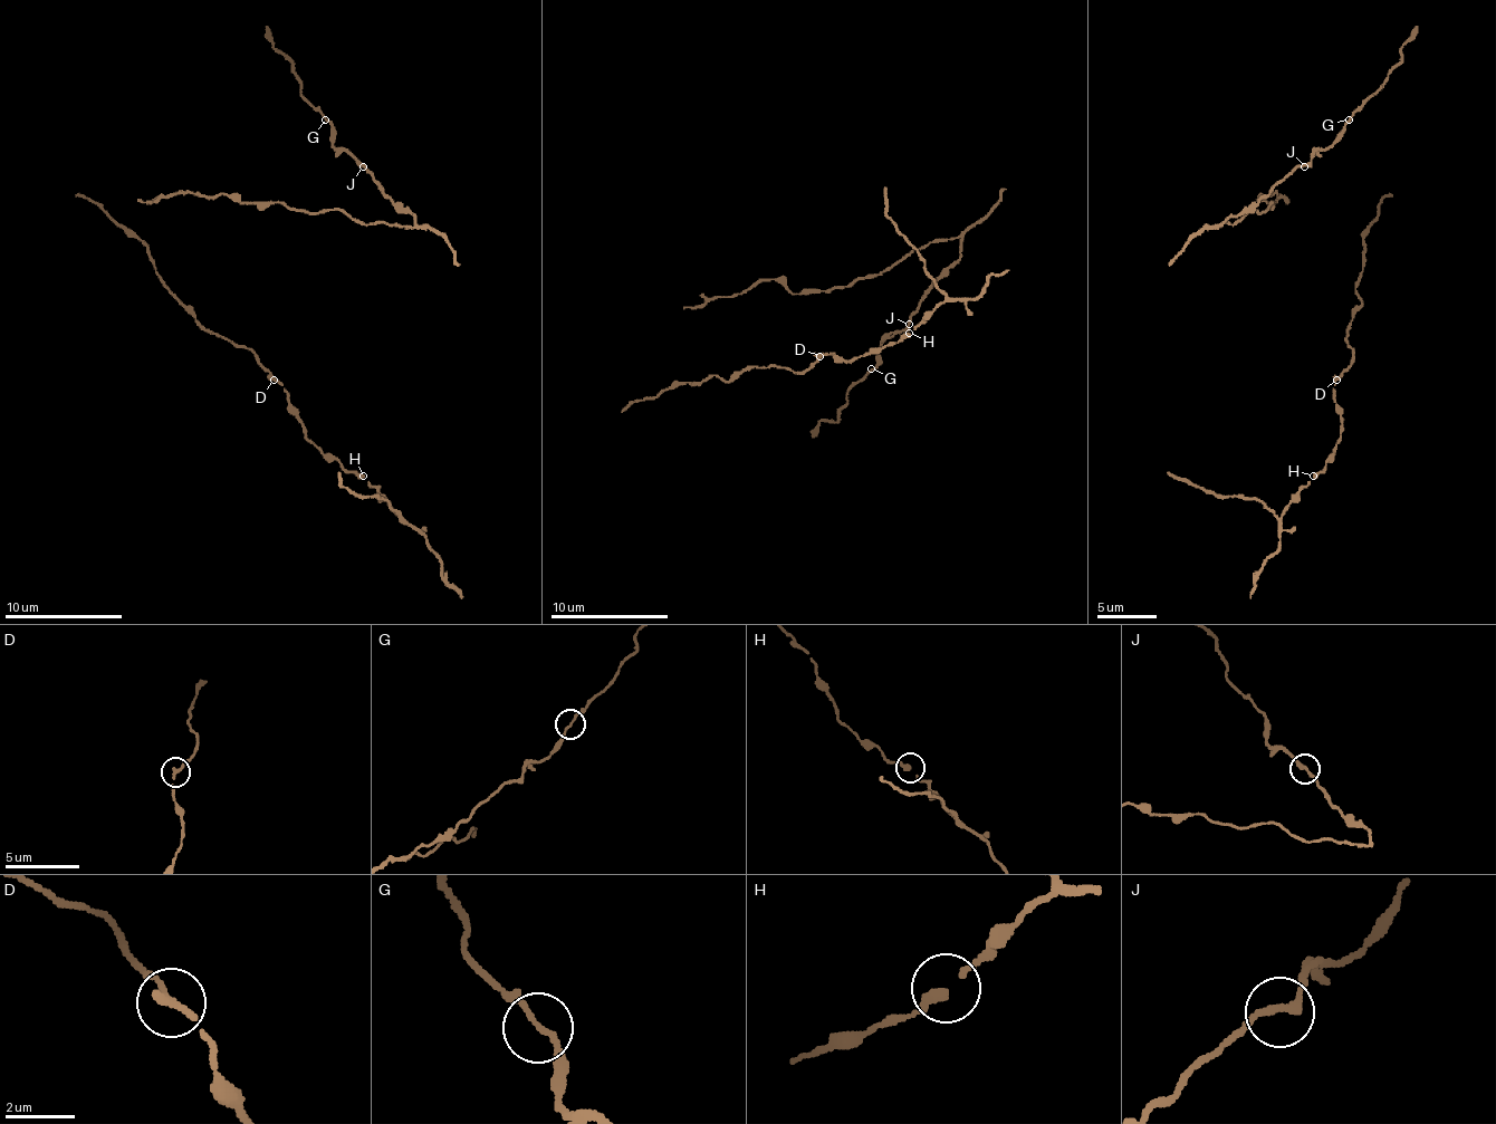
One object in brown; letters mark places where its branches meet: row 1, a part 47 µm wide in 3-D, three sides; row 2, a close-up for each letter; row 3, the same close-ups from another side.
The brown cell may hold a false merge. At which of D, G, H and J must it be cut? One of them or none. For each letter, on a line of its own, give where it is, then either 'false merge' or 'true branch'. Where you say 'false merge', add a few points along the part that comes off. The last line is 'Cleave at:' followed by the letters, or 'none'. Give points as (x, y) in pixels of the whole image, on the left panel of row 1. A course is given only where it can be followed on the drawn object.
D: place (274, 380); true branch
G: place (325, 119); true branch
H: place (363, 476); true branch
J: place (363, 166); true branch
Cleave at: none

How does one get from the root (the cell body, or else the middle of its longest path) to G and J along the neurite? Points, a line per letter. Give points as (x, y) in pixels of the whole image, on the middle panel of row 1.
G: (690, 309), (764, 279), (779, 279), (794, 295), (853, 286), (932, 241), (956, 238), (959, 259), (871, 368)
J: (690, 309), (764, 279), (779, 279), (794, 295), (853, 286), (932, 241), (956, 238), (959, 259), (909, 324)

